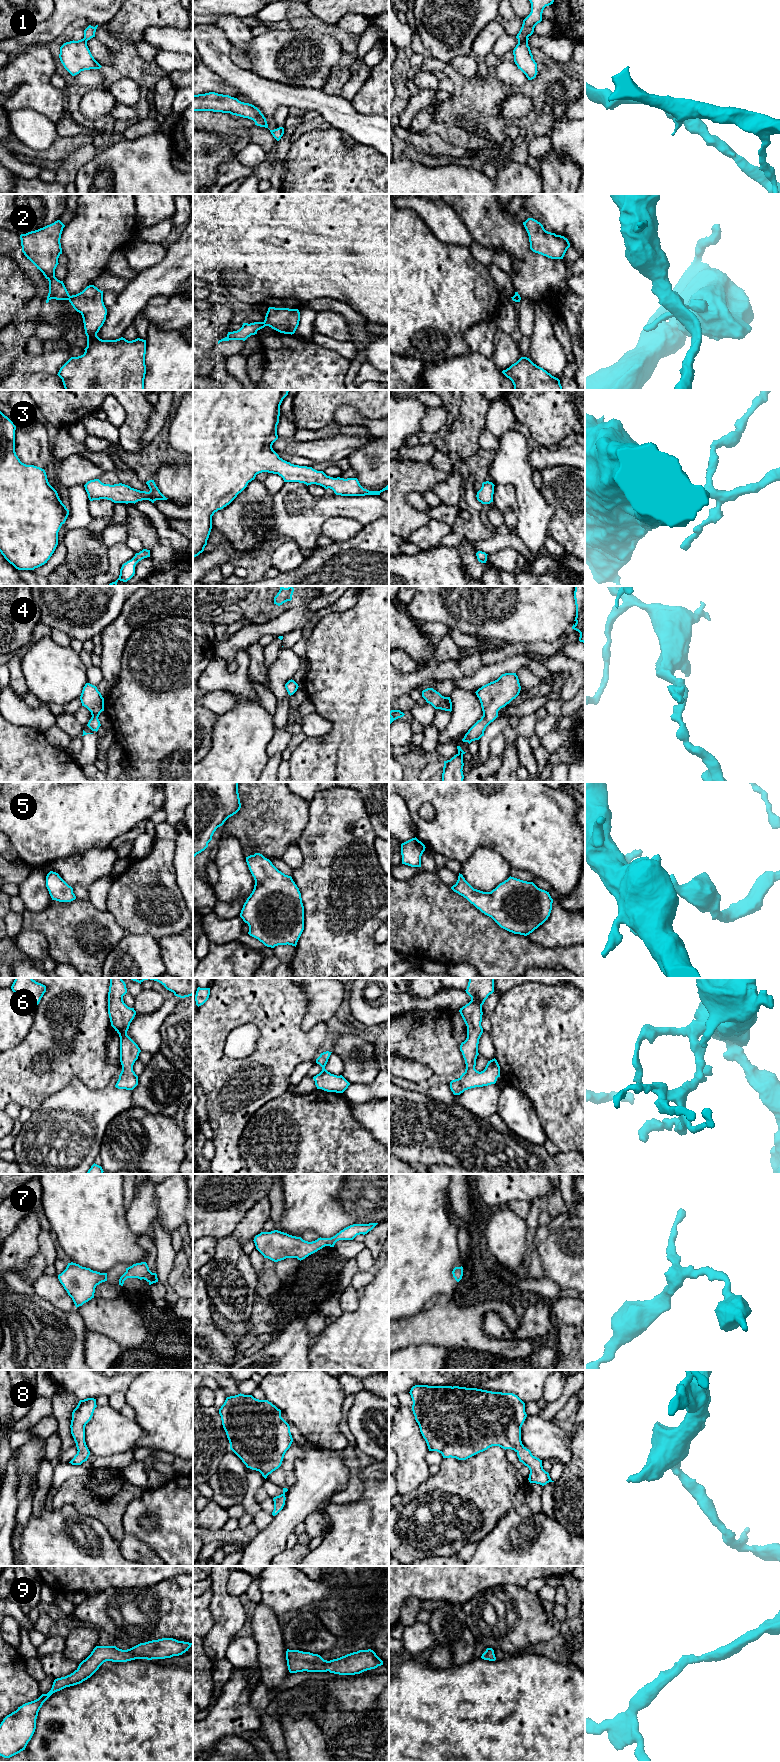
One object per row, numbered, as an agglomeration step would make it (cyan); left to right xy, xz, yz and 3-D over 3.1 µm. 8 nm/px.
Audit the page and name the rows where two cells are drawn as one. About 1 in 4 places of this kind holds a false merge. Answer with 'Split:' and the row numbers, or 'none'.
Split: 1, 2

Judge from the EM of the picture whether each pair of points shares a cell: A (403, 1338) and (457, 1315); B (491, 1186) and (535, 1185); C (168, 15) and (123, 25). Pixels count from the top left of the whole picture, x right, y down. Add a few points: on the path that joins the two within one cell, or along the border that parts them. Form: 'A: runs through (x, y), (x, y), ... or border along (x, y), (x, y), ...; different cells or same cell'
A: runs through (416, 1330), (444, 1325); same cell
B: runs through (502, 1186), (510, 1190), (515, 1185), (524, 1185); same cell
C: runs through (157, 17), (134, 18); same cell

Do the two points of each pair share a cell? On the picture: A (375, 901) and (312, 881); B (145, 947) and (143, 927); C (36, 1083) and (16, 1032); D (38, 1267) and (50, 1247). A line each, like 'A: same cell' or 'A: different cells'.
A: same cell
B: different cells
C: different cells
D: same cell

